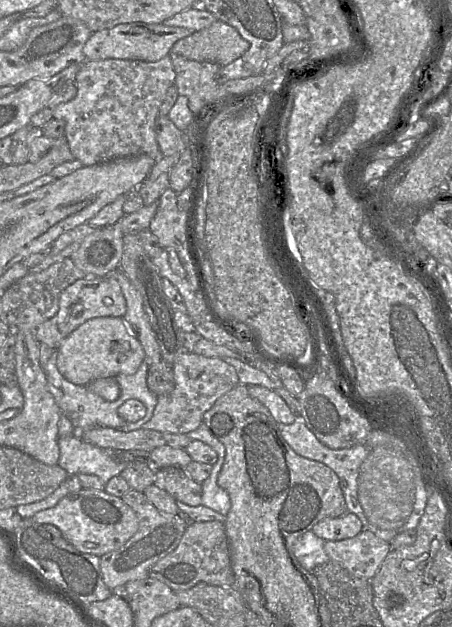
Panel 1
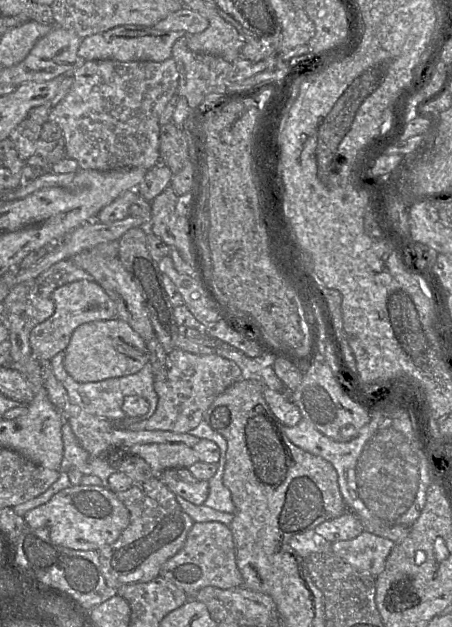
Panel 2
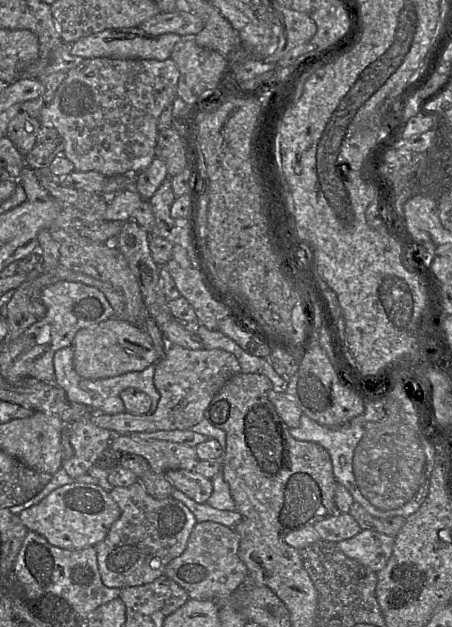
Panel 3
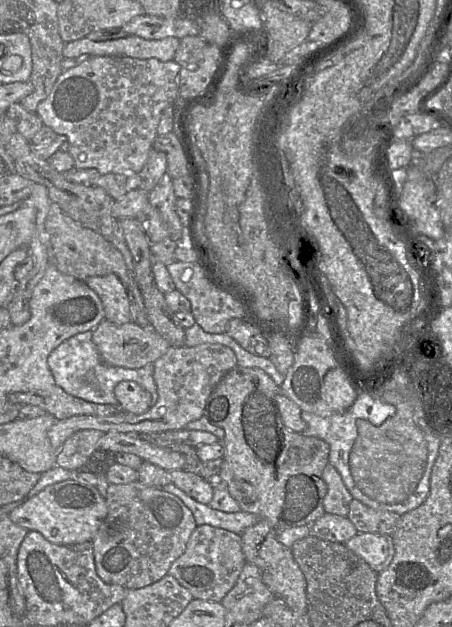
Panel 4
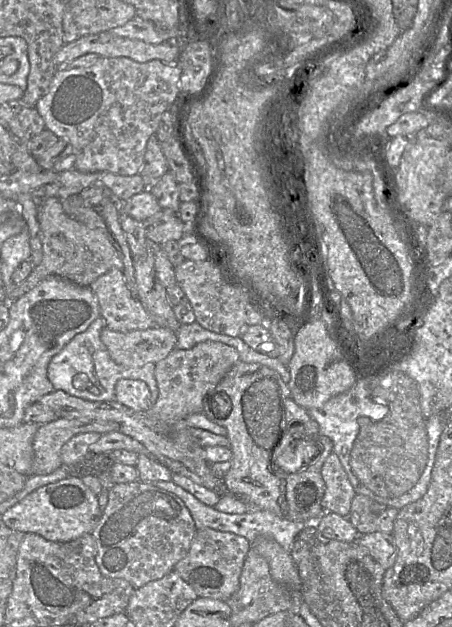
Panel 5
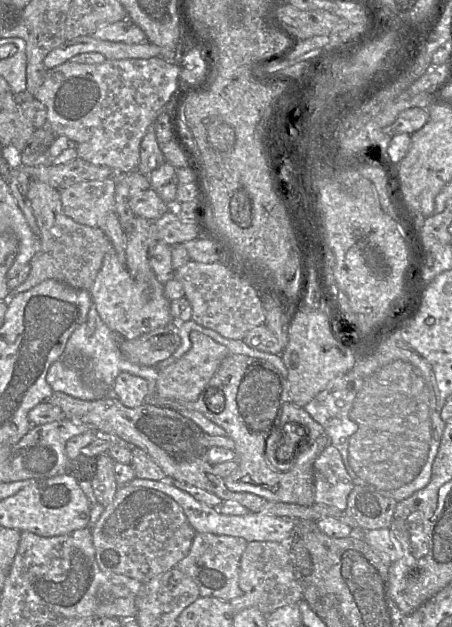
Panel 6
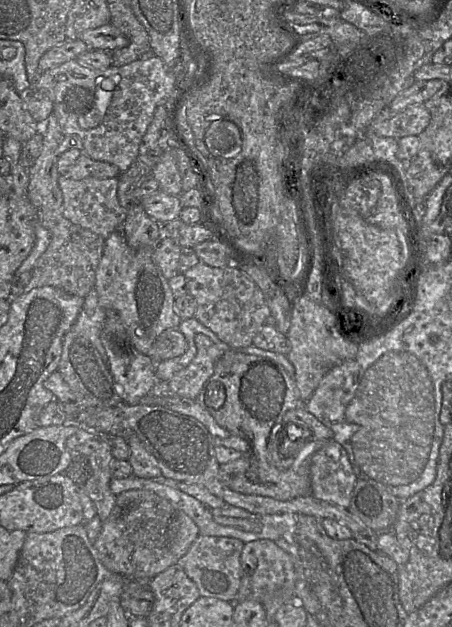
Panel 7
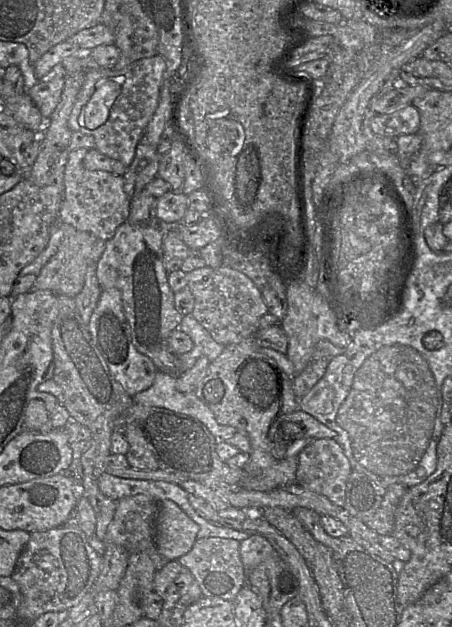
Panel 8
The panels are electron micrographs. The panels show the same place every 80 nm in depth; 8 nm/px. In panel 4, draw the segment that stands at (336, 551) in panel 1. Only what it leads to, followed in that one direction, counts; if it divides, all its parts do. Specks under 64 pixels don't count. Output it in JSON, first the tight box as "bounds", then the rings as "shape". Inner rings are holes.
{"bounds":[345,533,394,573],"shape":[[[357,533],[345,546],[361,557],[377,573],[385,570],[394,556],[391,535],[377,533]]]}

